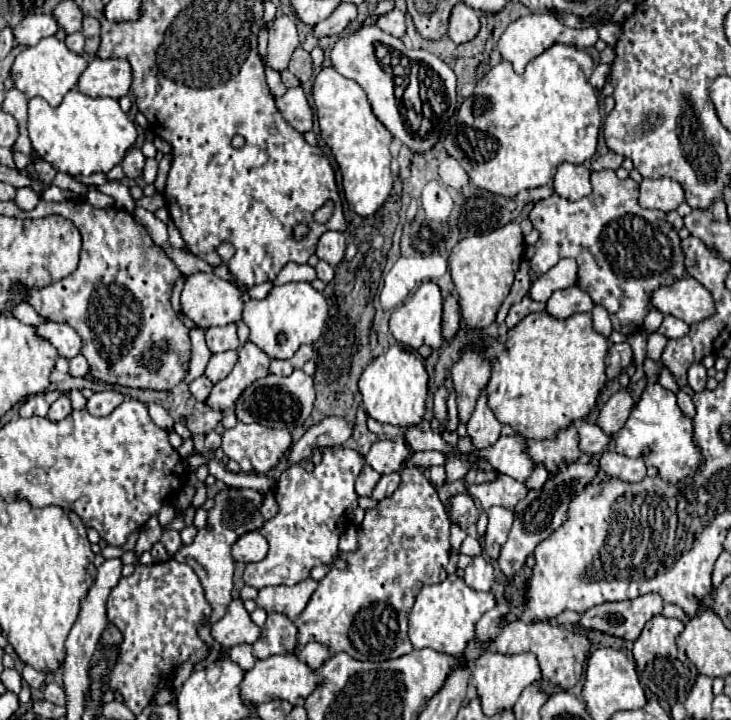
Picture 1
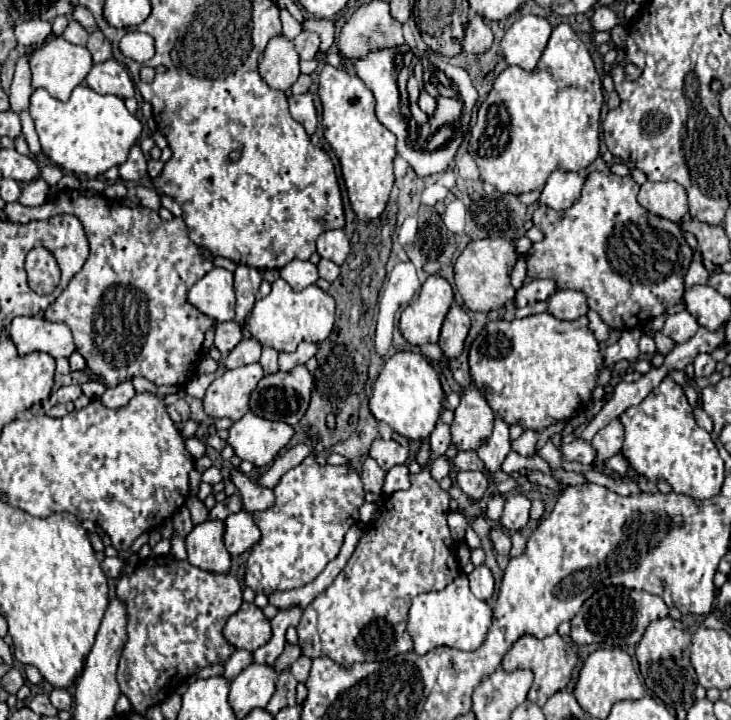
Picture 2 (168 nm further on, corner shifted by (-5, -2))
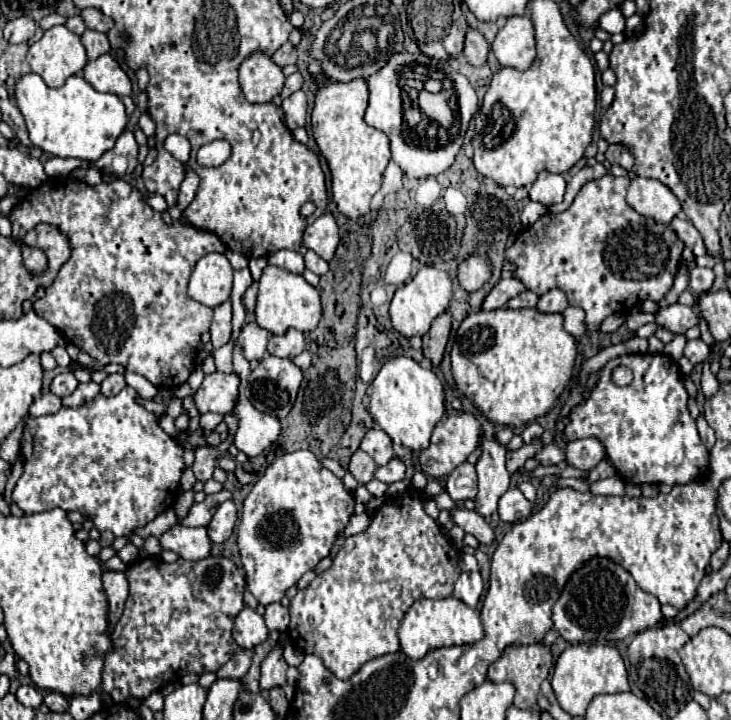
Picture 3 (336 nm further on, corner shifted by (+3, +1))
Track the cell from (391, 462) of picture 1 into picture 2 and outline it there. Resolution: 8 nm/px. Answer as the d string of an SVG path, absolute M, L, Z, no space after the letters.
M376 439L370 447L370 457L376 459L376 463L388 471L396 465L402 465L406 463L408 459L408 449L402 447L400 443L396 443L394 439L392 441L382 441L382 439Z

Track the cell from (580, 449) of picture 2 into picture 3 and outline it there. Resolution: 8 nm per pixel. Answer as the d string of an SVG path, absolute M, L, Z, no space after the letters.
M548 444L548 446L546 446L542 452L538 452L534 458L536 458L538 464L542 464L542 466L554 466L554 464L564 462L564 460L566 460L566 454L564 454L564 450L562 450L560 446Z

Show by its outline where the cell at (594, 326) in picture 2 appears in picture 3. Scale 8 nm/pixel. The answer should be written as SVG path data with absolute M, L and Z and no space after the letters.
M570 306L564 310L564 330L570 332L572 336L580 338L586 334L586 320L584 320L584 310Z

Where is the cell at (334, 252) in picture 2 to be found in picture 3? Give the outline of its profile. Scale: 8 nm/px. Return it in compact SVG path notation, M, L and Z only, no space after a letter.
M330 212L320 216L304 232L304 246L308 250L314 250L324 260L332 260L338 242L340 242L338 226L336 226L336 220Z

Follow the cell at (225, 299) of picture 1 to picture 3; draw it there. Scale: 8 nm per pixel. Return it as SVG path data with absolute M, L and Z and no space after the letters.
M212 252L198 260L190 284L188 296L208 308L216 308L230 300L232 292L232 266L224 254Z

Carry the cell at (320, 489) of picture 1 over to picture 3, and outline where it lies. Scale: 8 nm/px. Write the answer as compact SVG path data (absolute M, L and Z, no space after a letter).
M298 450L276 458L266 468L264 476L254 484L242 508L242 518L238 526L238 546L242 570L246 572L246 588L264 606L280 602L286 596L288 588L296 586L296 582L306 572L314 570L318 560L330 554L338 532L344 530L352 514L354 496L346 490L344 482L334 472L330 472L318 462L318 458L310 450Z

